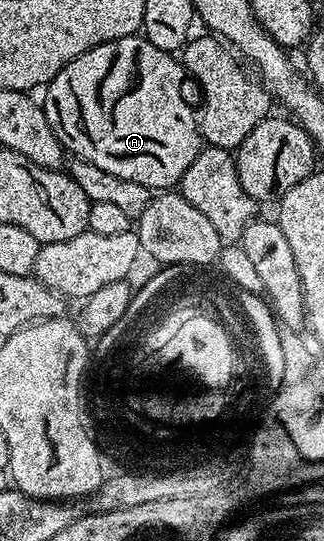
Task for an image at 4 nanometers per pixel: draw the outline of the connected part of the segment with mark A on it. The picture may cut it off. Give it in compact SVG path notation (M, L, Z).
M132 34L126 38L99 44L95 48L83 52L83 56L68 62L43 90L43 94L45 94L43 107L46 112L47 122L65 150L70 155L84 158L86 162L95 164L95 168L99 168L103 172L111 172L111 176L119 176L123 180L135 180L135 184L143 184L151 192L172 191L180 183L182 176L187 172L187 168L191 168L191 164L195 164L195 160L200 156L203 149L198 115L195 110L189 107L189 102L185 99L184 92L181 91L181 85L184 84L185 78L187 82L187 71L178 59L176 62L173 58L176 57L170 51L155 48L155 44L151 44L143 36Z

